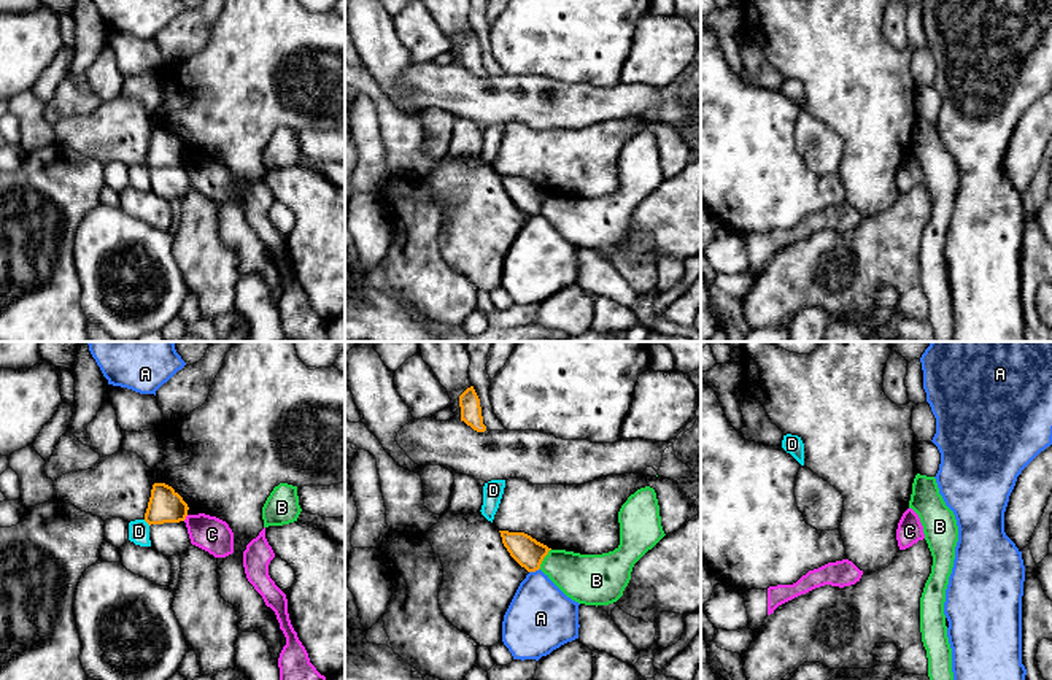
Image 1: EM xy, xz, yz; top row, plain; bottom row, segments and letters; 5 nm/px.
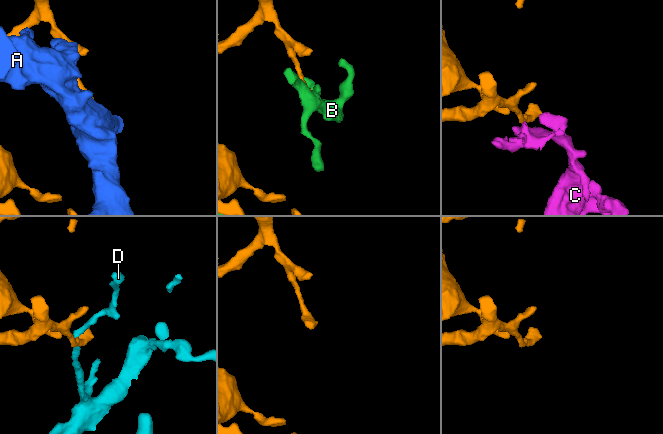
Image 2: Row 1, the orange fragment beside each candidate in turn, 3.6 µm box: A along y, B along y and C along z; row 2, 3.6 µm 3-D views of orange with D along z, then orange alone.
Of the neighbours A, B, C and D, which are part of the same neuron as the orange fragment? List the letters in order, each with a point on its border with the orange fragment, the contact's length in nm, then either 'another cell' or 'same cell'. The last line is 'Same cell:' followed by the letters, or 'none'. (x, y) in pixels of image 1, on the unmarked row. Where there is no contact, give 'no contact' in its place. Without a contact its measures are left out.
A: xz (534, 215) | 60 nm | another cell
B: xz (544, 200) | 120 nm | another cell
C: xy (185, 162) | 40 nm | another cell
D: xy (146, 166) | 50 nm | another cell
Same cell: none

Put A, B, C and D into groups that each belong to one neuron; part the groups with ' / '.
A / B / C / D

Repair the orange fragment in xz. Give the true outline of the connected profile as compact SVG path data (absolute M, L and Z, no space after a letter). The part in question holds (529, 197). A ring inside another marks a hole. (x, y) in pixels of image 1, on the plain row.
M499 176L510 200L528 216L539 214L543 202L551 194L524 176Z

